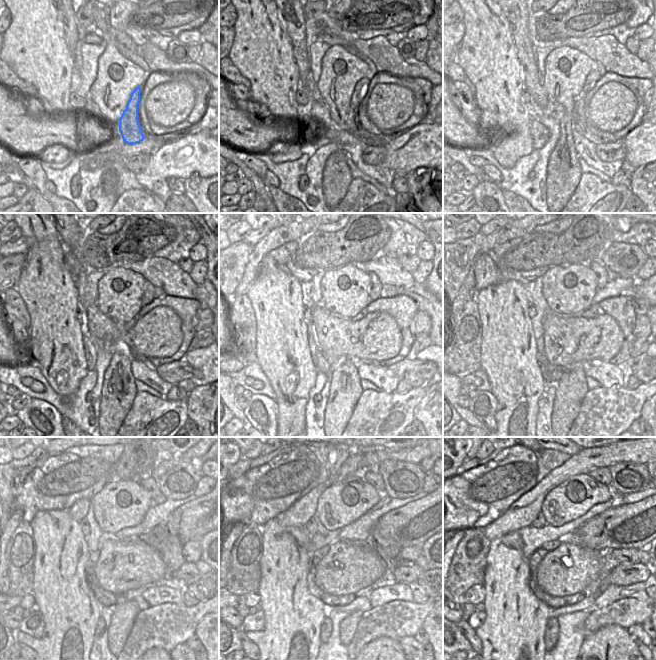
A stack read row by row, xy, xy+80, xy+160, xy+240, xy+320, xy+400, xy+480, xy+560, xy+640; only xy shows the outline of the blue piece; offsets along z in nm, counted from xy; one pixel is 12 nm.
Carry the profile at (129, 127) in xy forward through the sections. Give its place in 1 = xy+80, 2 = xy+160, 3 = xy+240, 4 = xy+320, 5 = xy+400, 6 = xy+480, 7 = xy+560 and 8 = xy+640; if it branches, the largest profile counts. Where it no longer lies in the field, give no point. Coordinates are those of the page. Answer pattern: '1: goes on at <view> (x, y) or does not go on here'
1: goes on at xy+80 (358, 94)
2: goes on at xy+160 (593, 76)
3: goes on at xy+240 (149, 295)
4: goes on at xy+320 (374, 288)
5: goes on at xy+400 (601, 272)
6: goes on at xy+480 (150, 485)
7: goes on at xy+560 (372, 477)
8: goes on at xy+640 (602, 475)

